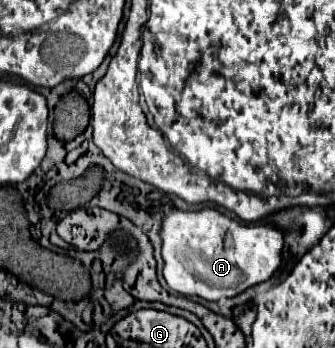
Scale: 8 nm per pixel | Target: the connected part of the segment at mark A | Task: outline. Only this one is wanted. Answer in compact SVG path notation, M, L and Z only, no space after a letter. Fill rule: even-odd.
M215 207L197 212L171 210L161 226L163 276L167 286L183 296L199 296L203 300L233 298L243 290L267 282L281 266L285 232L275 224L245 226Z

